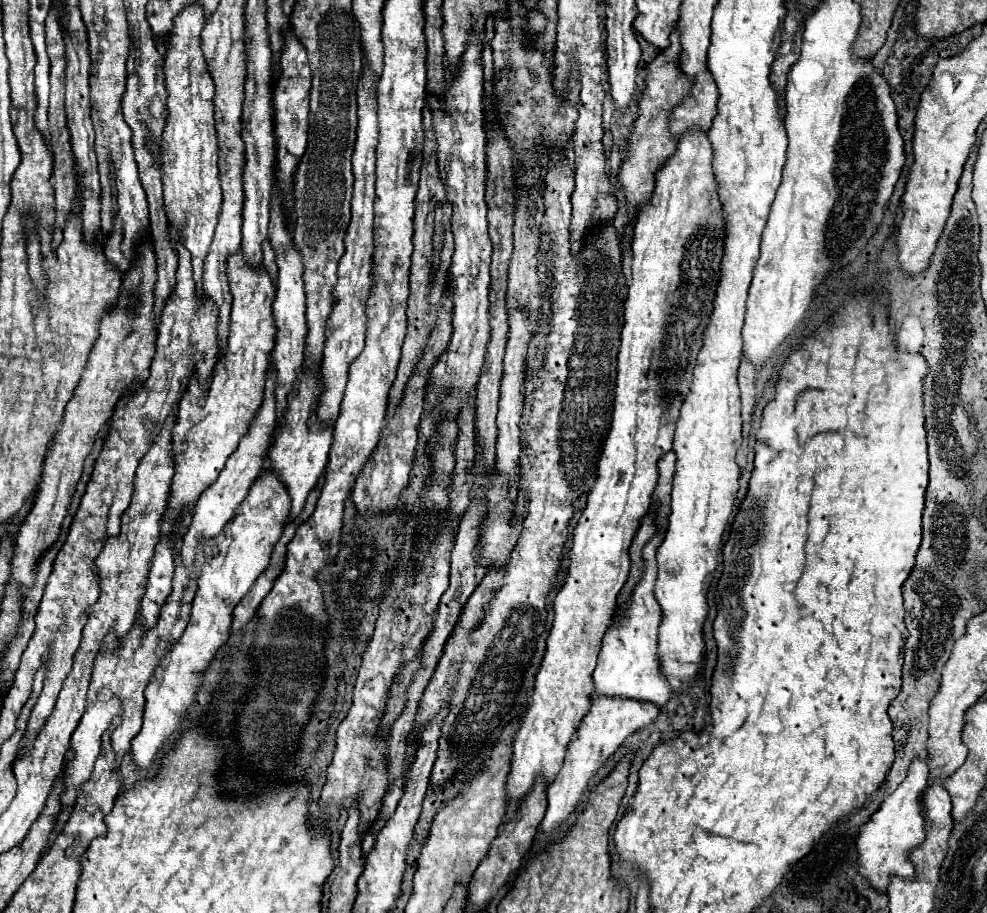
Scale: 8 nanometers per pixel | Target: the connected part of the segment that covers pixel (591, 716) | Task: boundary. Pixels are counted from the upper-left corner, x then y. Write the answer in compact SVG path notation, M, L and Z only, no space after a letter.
M599 698L593 702L591 710L583 718L577 736L567 748L565 764L561 772L557 774L557 780L547 788L547 814L543 822L539 824L539 834L553 834L559 830L559 826L575 812L579 806L589 782L595 778L597 770L603 768L607 758L611 758L621 744L635 734L637 730L649 726L657 718L659 710L655 704L645 704L637 700L621 700L621 698Z

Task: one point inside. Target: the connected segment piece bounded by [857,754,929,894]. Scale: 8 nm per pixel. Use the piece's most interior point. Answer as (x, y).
(883, 846)

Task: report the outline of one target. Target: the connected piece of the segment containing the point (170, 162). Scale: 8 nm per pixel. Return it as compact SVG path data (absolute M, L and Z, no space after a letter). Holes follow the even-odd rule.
M189 4L173 20L173 30L167 40L165 54L165 88L167 88L167 120L163 132L163 204L175 232L183 238L185 248L191 252L195 290L201 296L203 260L209 254L215 226L221 212L221 184L219 184L219 146L215 138L213 118L213 78L205 68L205 56L201 56L201 28L205 24L203 6ZM207 110L211 110L211 126L207 126Z

